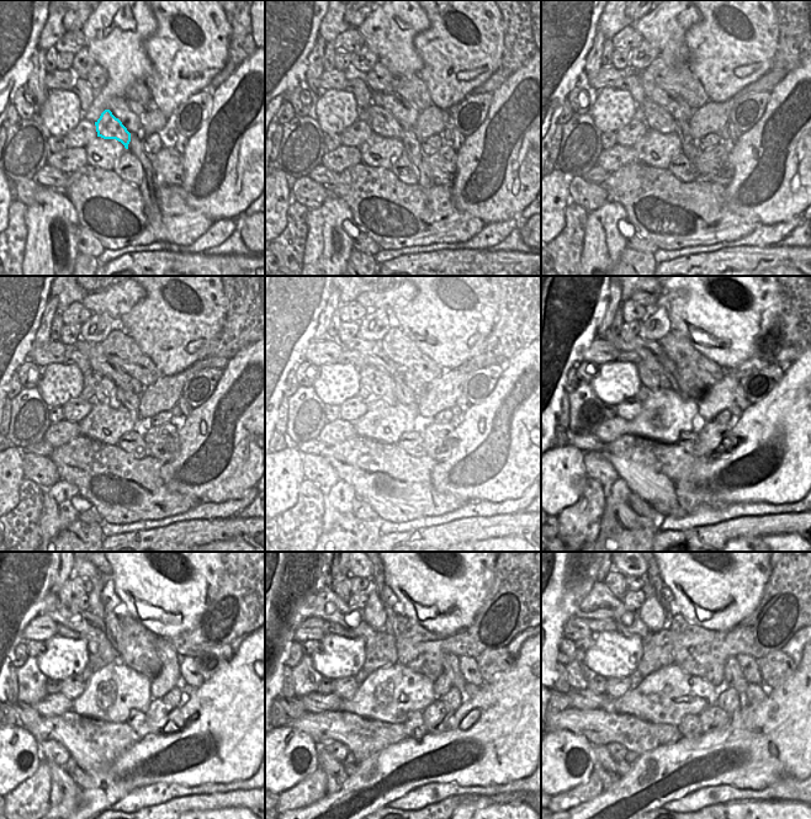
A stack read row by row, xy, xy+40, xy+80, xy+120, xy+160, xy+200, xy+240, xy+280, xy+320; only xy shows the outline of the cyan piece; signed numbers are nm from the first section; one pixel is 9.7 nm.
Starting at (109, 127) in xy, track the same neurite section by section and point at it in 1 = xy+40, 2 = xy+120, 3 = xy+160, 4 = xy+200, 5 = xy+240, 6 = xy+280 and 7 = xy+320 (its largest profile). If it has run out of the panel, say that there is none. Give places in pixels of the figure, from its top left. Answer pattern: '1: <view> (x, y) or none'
1: xy+40 (382, 122)
2: xy+120 (105, 391)
3: xy+160 (380, 383)
4: xy+200 (652, 373)
5: xy+240 (86, 631)
6: xy+280 (364, 629)
7: xy+320 (637, 628)

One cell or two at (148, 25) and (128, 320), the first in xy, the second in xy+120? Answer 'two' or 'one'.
two

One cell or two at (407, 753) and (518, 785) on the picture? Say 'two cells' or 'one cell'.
two cells

